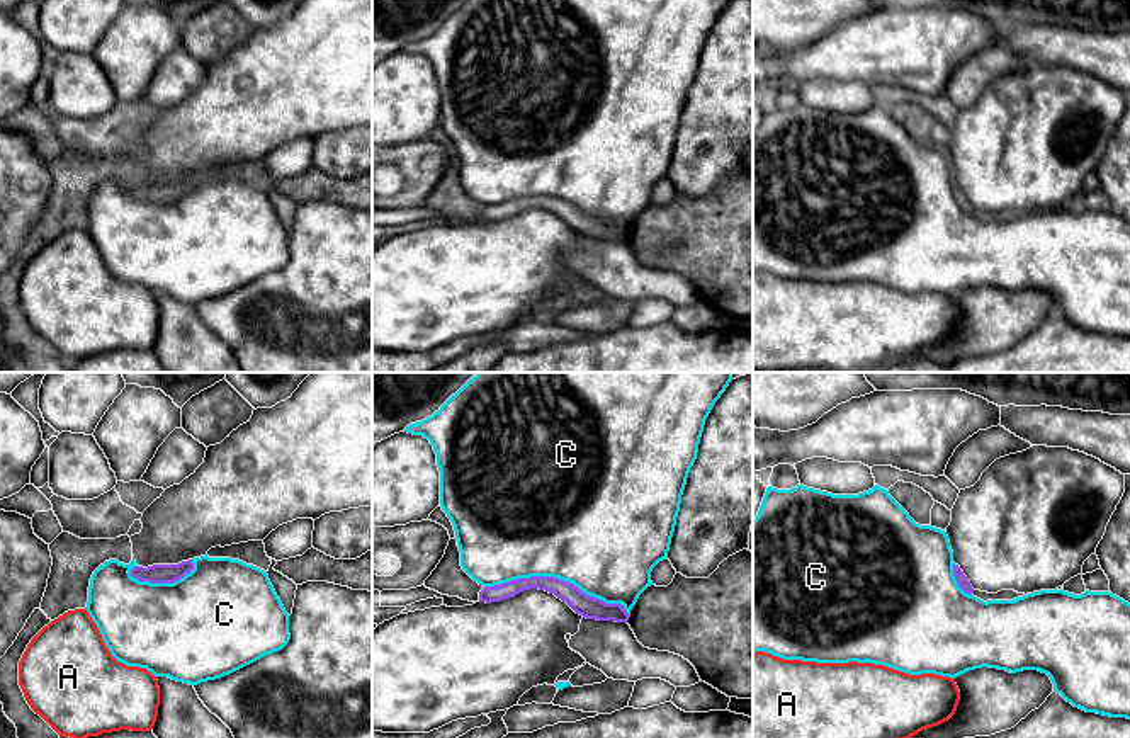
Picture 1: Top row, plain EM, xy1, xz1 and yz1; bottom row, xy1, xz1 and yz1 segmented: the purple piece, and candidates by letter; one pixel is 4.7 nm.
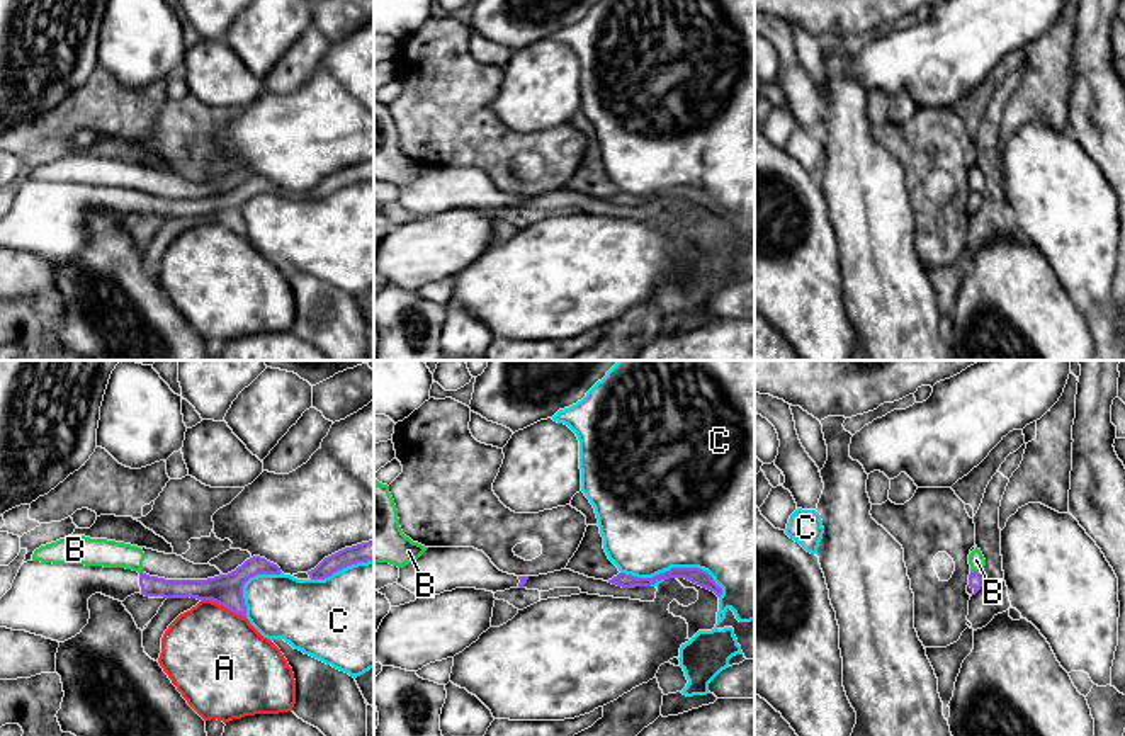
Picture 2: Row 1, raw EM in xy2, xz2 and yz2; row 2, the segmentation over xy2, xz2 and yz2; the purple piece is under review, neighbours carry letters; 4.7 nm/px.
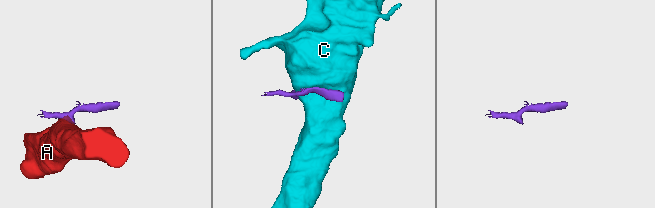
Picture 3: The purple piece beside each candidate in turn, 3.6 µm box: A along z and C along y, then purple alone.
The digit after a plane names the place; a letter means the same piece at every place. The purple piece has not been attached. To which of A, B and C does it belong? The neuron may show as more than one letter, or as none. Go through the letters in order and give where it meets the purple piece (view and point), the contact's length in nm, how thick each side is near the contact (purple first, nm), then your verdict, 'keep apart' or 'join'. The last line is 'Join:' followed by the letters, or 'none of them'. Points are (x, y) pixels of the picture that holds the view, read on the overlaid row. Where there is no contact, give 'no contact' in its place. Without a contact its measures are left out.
A: meets purple in xy2 at (223, 605); contact 240 nm long; 150 nm thick on the purple side, 460 nm on the other; keep apart
B: meets purple in yz2 at (974, 571); contact 40 nm long; 60 nm thick on the purple side, 80 nm on the other; keep apart
C: meets purple in xz1 at (558, 579); contact 700 nm long; 110 nm thick on the purple side, 500 nm on the other; keep apart
Join: none of them

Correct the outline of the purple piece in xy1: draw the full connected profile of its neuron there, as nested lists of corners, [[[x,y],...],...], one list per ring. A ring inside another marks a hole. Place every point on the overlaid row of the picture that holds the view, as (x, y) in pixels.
[[[192,559],[182,561],[178,565],[153,565],[148,568],[134,566],[129,573],[133,578],[139,582],[150,583],[173,583],[184,578],[187,573],[194,570]]]

